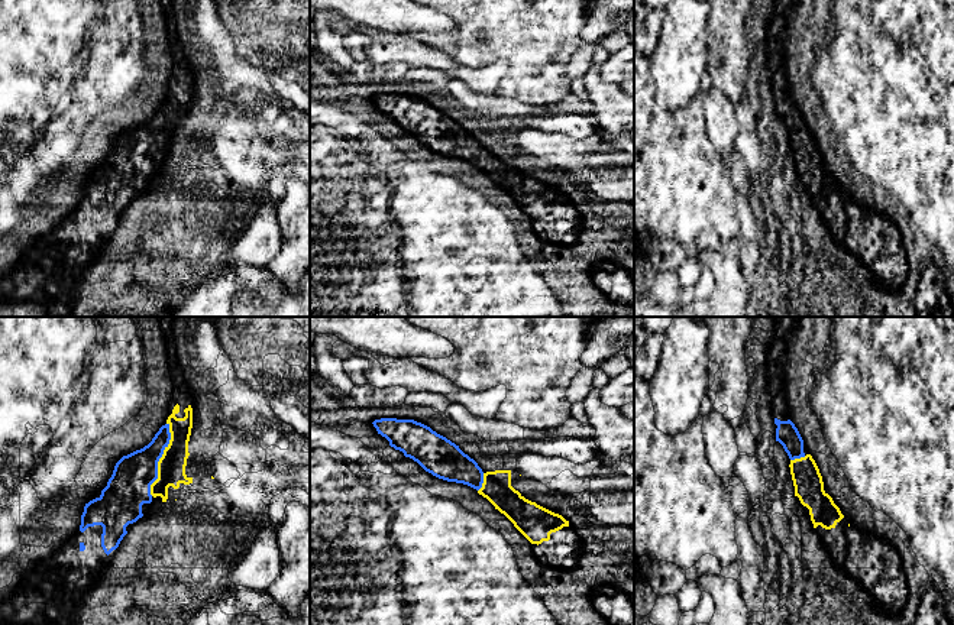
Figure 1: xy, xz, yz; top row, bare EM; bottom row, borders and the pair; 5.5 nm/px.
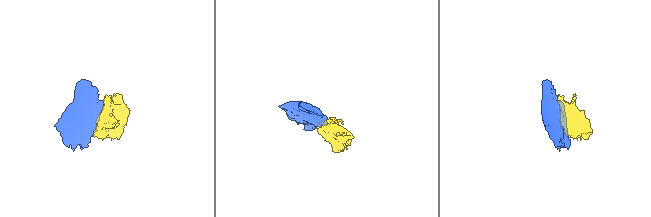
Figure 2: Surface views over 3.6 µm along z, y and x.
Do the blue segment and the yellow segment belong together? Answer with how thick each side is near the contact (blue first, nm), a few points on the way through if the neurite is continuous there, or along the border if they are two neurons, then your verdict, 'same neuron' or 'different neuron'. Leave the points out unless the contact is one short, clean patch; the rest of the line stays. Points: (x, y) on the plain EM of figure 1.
240 nm thick on the blue side, 160 nm on the other; same neuron

